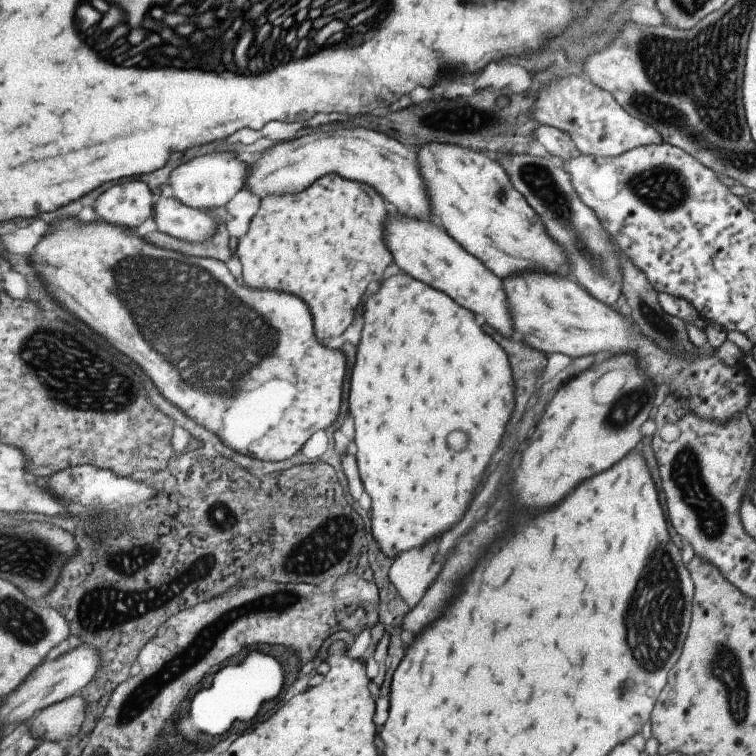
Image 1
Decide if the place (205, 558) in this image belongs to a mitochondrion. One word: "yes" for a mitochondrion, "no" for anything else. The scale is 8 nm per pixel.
yes

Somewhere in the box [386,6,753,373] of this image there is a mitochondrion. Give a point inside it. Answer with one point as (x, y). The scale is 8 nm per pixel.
(542, 183)

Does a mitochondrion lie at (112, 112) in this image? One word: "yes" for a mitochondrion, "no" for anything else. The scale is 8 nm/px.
no

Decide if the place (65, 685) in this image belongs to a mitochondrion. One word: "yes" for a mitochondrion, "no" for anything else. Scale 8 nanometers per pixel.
no

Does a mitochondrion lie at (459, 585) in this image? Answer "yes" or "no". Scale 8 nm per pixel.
no

